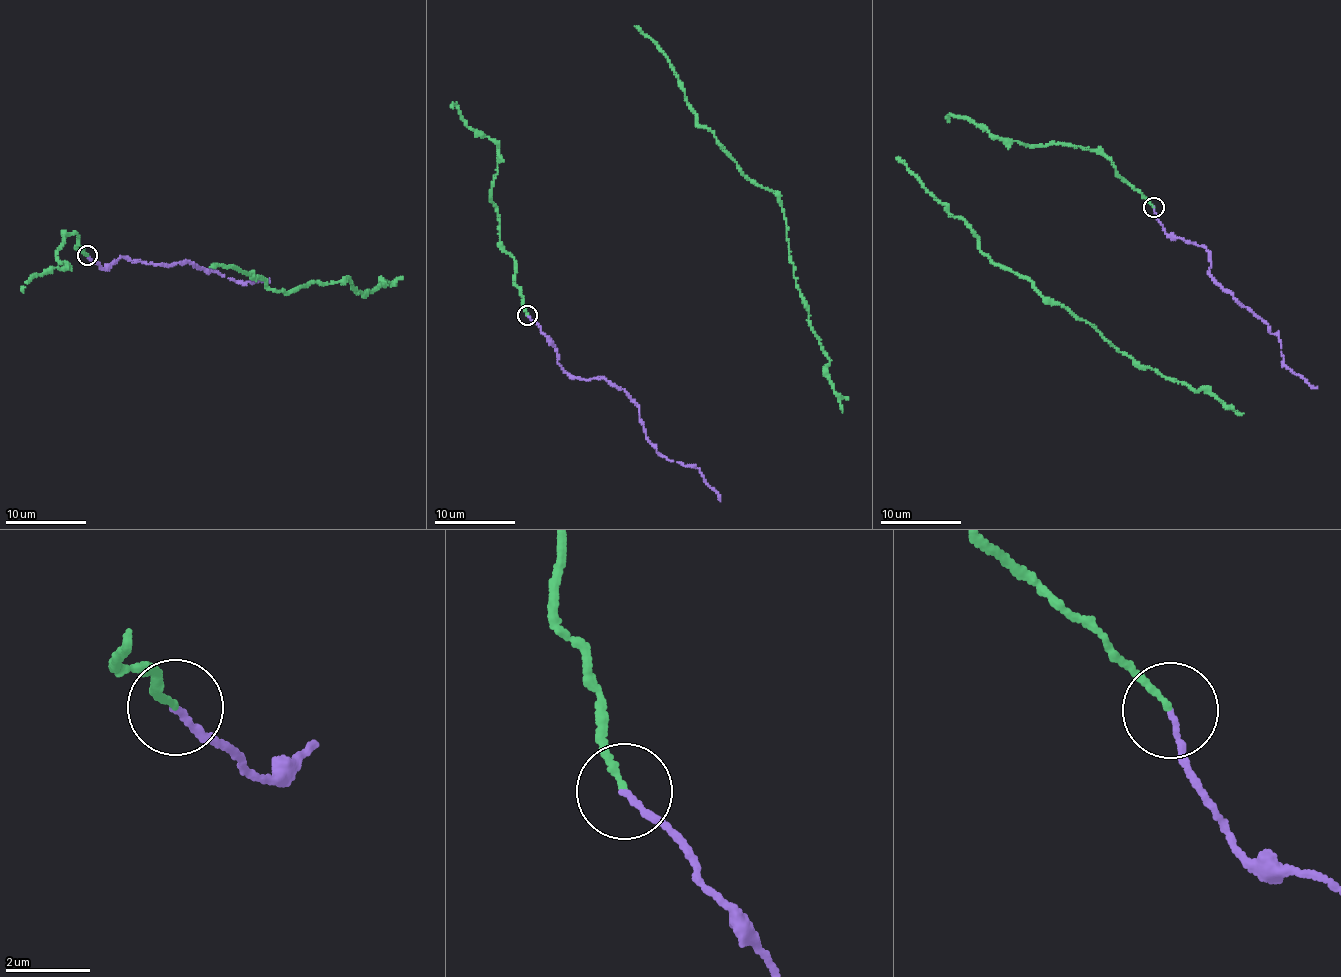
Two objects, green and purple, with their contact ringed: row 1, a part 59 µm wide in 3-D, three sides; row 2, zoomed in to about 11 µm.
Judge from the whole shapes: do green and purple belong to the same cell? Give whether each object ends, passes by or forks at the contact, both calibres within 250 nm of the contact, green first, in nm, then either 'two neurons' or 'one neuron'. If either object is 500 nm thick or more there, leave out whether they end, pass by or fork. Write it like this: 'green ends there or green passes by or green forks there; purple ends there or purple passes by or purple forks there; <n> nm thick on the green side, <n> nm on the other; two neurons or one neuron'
green ends there; purple ends there; 130 nm thick on the green side, 130 nm on the other; one neuron

